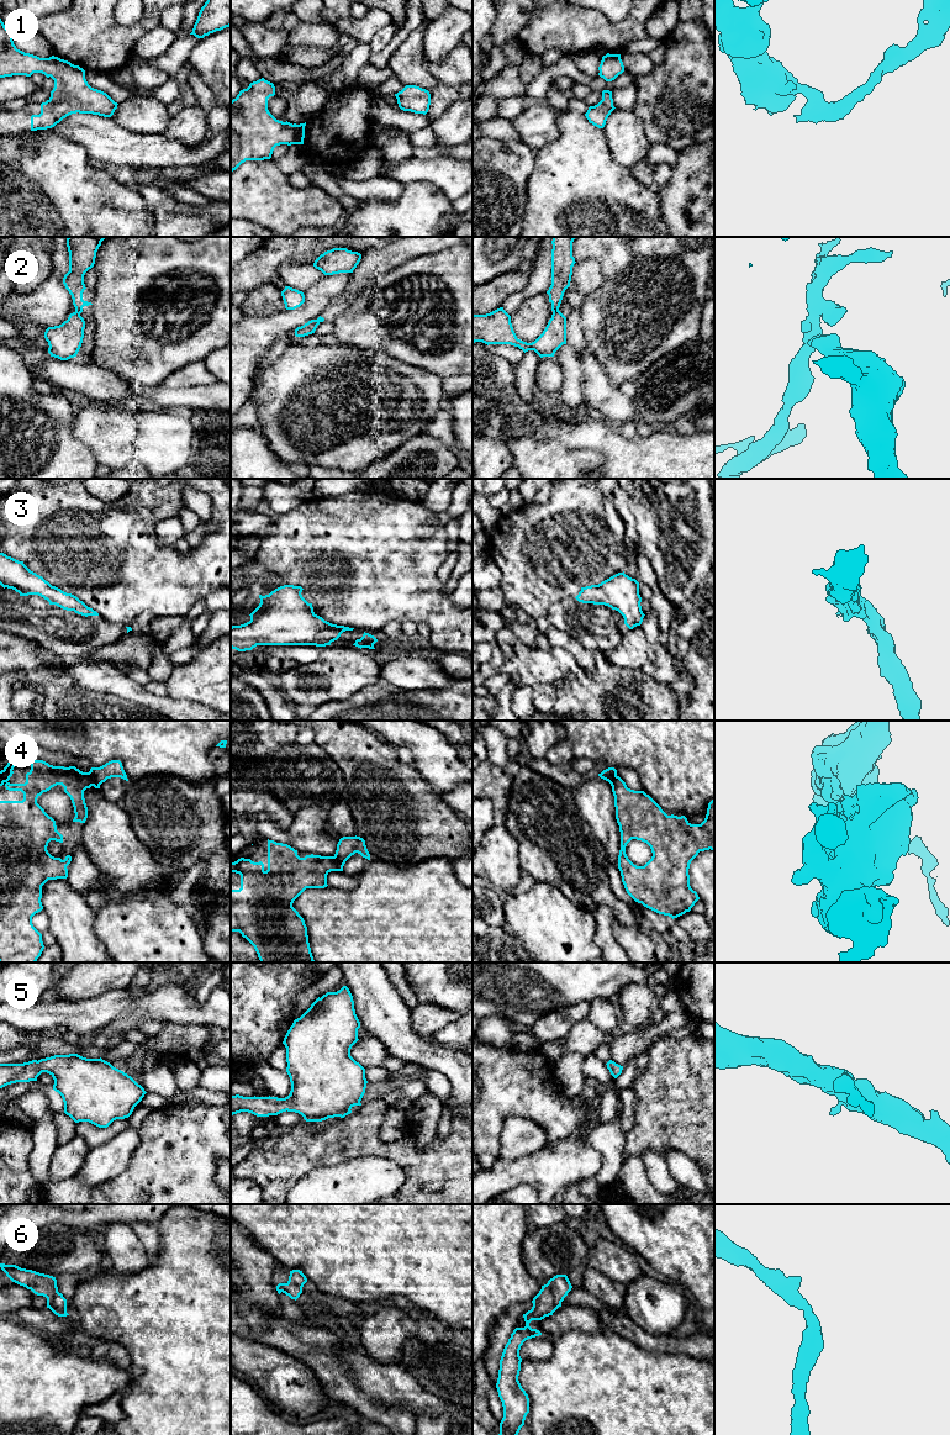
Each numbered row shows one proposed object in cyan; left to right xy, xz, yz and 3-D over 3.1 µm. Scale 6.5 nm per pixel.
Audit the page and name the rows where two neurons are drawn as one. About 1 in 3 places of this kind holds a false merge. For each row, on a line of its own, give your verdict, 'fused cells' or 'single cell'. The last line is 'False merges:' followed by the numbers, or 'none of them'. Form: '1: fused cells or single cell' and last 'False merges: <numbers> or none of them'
1: single cell
2: fused cells
3: single cell
4: fused cells
5: single cell
6: single cell
False merges: 2, 4

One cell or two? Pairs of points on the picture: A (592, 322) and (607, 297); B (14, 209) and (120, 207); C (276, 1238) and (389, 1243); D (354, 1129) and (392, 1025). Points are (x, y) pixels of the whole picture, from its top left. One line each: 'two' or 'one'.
A: one
B: one
C: one
D: two

